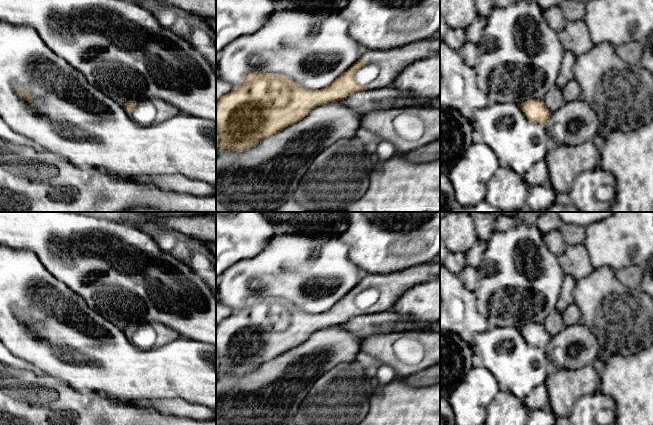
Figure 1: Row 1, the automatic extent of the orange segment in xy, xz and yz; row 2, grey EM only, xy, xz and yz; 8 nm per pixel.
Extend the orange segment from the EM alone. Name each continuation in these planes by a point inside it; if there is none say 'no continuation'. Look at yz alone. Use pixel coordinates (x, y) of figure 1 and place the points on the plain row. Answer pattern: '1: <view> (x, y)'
no continuation

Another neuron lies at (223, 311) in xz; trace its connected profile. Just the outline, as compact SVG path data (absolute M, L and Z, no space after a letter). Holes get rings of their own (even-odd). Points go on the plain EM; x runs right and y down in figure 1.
M216 302L216 327L220 324L222 320L227 318L233 313L233 309L229 306Z

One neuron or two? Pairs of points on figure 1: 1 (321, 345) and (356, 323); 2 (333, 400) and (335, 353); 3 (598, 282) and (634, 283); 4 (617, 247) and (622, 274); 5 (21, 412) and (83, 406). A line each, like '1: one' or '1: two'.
1: two
2: two
3: two
4: two
5: one

